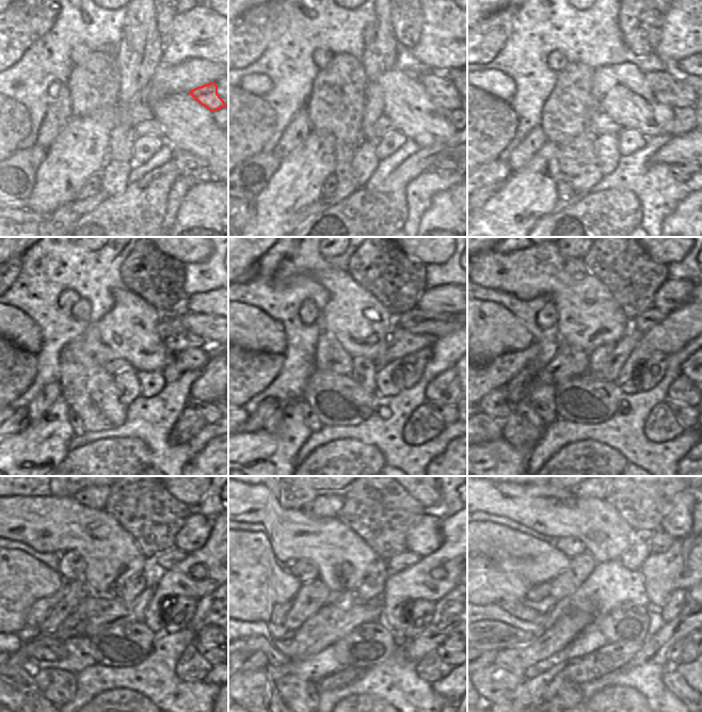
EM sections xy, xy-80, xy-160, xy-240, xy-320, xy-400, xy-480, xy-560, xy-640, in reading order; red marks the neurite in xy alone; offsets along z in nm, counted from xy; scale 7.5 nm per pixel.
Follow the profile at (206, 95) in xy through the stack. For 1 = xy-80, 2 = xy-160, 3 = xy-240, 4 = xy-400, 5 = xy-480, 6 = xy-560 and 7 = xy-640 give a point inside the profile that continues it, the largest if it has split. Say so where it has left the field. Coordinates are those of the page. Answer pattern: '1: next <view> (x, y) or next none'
1: next xy-80 (441, 90)
2: next xy-160 (671, 89)
3: next xy-240 (174, 335)
4: next xy-400 (609, 372)
5: next xy-480 (99, 618)
6: next xy-560 (344, 614)
7: next xy-640 (565, 629)

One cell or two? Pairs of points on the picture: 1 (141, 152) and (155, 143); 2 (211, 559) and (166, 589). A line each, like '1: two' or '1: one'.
1: one
2: one

